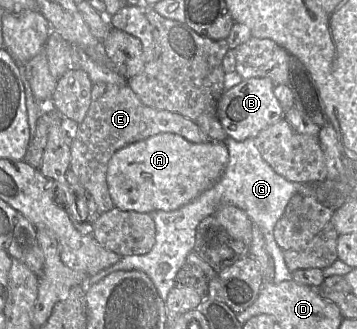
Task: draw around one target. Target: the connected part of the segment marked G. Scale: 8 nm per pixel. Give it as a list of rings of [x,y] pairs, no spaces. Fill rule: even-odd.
[[[227,137],[225,144],[229,152],[228,163],[222,177],[214,186],[179,209],[173,211],[156,210],[149,213],[156,226],[156,242],[151,251],[144,255],[121,257],[112,266],[89,276],[85,288],[94,285],[116,271],[140,270],[151,278],[160,297],[166,301],[169,291],[175,286],[175,277],[178,271],[187,262],[188,254],[194,250],[196,229],[199,223],[204,218],[214,215],[223,204],[231,204],[243,210],[261,230],[265,239],[266,250],[274,263],[273,283],[279,284],[293,280],[293,274],[288,270],[285,263],[284,251],[276,243],[274,229],[294,195],[315,195],[315,187],[319,185],[290,182],[277,174],[262,158],[255,145],[254,138],[238,142]],[[162,264],[169,265],[165,274],[159,273],[159,267]]]

